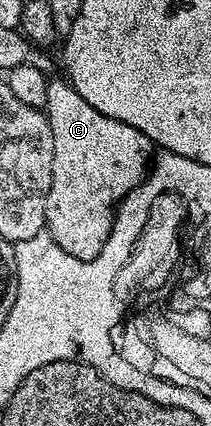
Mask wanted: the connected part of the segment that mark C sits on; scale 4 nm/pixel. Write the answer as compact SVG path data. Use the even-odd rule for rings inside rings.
M51 77L47 84L47 102L44 107L46 118L51 124L54 151L52 152L51 186L47 190L45 229L70 258L92 260L100 256L114 223L116 207L126 195L132 193L152 165L152 143L144 132L96 112L80 92L71 86L65 77Z

